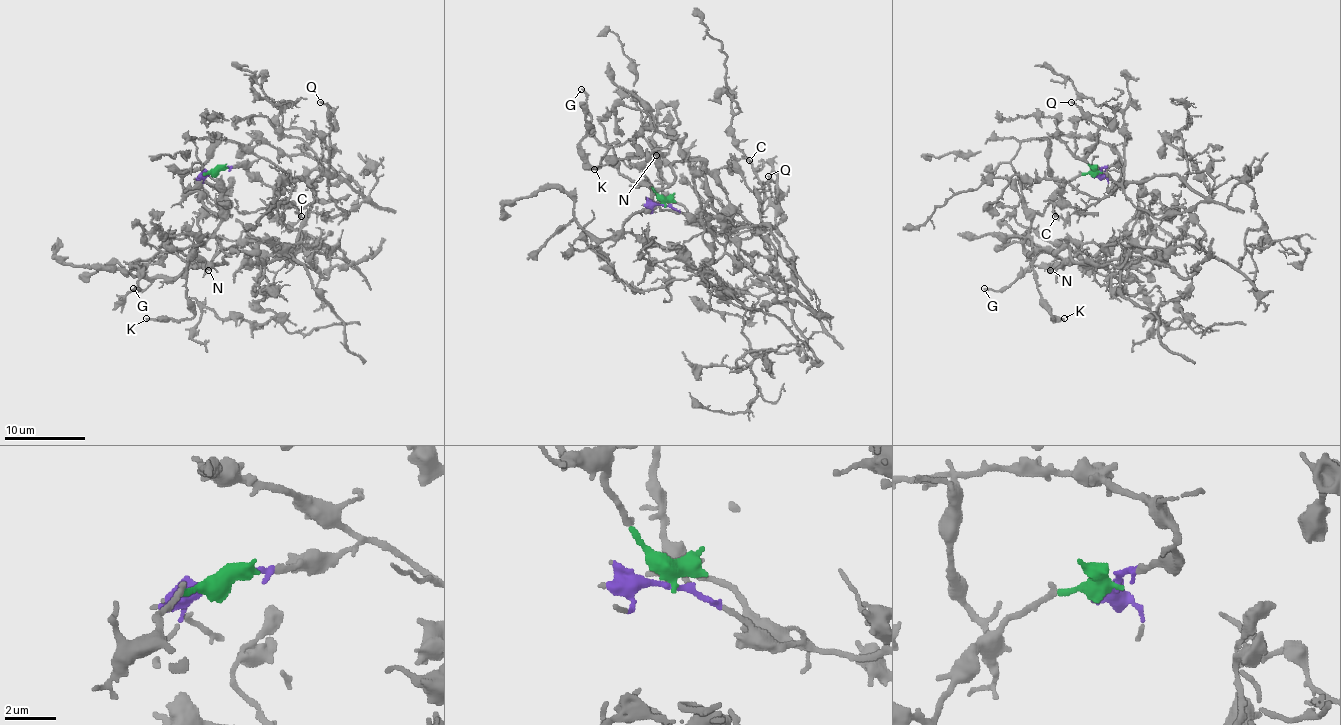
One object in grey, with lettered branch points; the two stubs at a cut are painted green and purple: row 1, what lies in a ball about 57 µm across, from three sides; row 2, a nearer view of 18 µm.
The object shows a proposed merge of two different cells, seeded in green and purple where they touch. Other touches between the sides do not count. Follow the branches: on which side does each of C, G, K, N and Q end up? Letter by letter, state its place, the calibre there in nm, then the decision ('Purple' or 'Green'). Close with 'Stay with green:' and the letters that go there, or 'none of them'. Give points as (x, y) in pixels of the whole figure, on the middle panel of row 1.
C: Place: (749, 160). Thickness 140 nm. Purple
G: Place: (581, 89). Thickness 170 nm. Green
K: Place: (594, 169). Thickness 180 nm. Green
N: Place: (656, 155). Thickness 320 nm. Green
Q: Place: (768, 176). Thickness 150 nm. Purple
Stay with green: G, K, N

